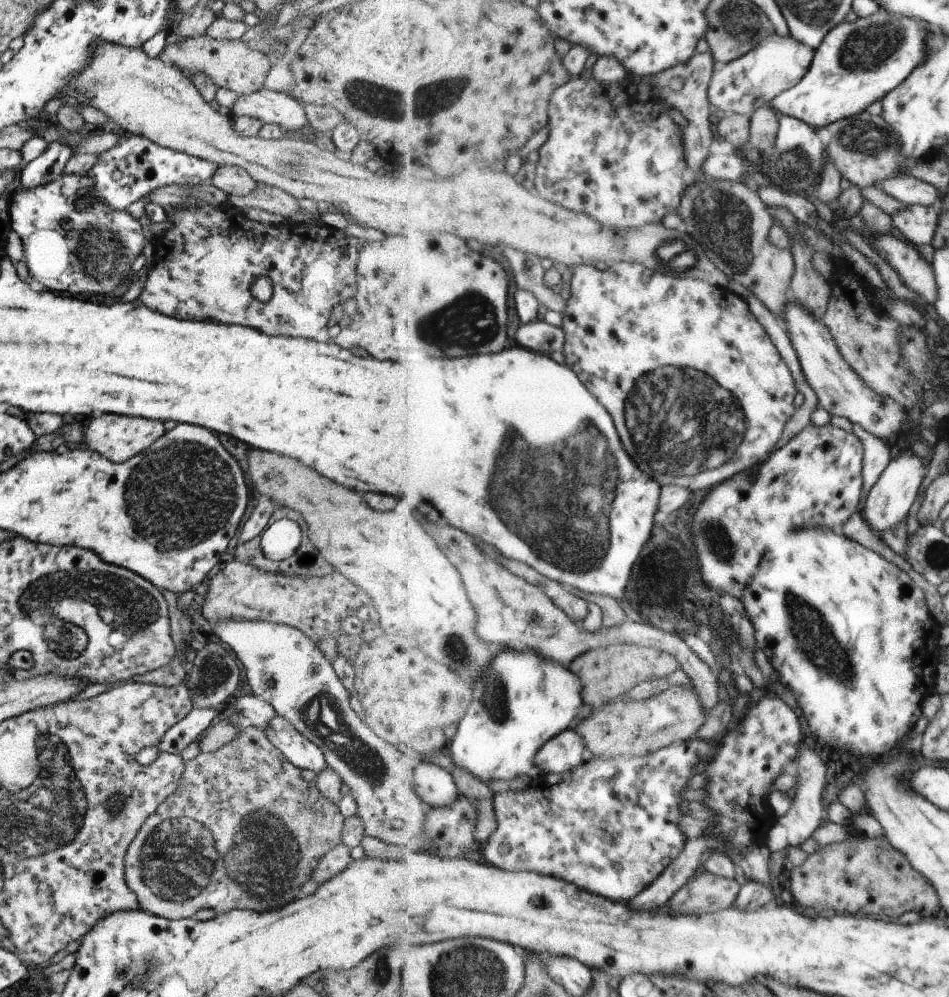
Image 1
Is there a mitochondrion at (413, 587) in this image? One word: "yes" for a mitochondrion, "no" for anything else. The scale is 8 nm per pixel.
no

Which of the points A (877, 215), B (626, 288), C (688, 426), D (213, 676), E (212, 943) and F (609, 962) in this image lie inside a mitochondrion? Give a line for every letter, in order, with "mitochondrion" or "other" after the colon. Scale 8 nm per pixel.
A: other
B: other
C: mitochondrion
D: mitochondrion
E: other
F: other

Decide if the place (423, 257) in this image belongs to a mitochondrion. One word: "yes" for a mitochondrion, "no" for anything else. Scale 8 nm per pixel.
no

